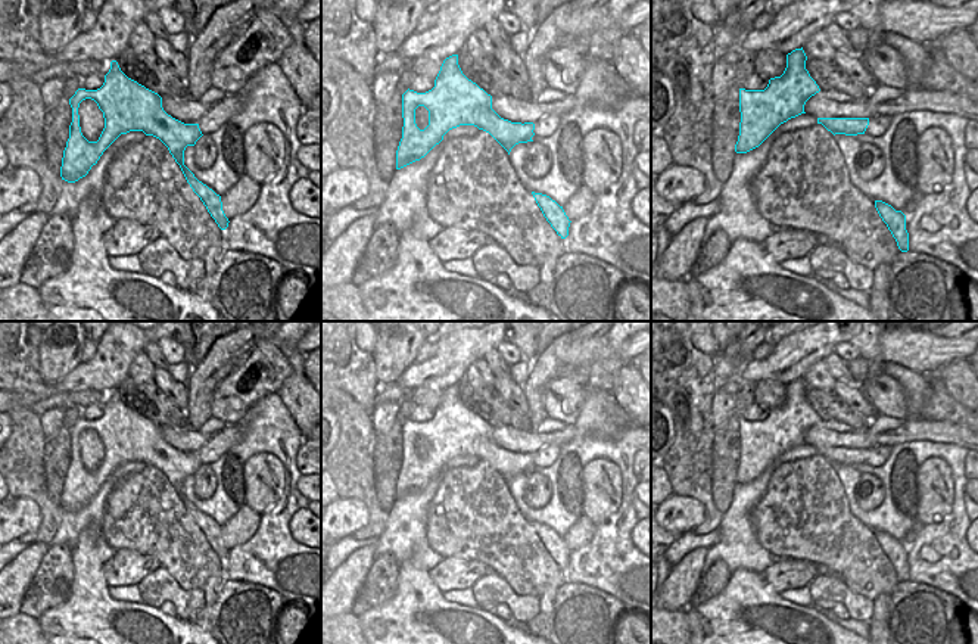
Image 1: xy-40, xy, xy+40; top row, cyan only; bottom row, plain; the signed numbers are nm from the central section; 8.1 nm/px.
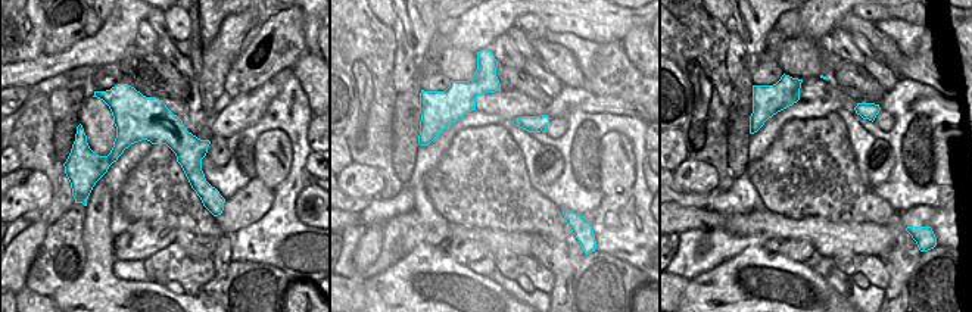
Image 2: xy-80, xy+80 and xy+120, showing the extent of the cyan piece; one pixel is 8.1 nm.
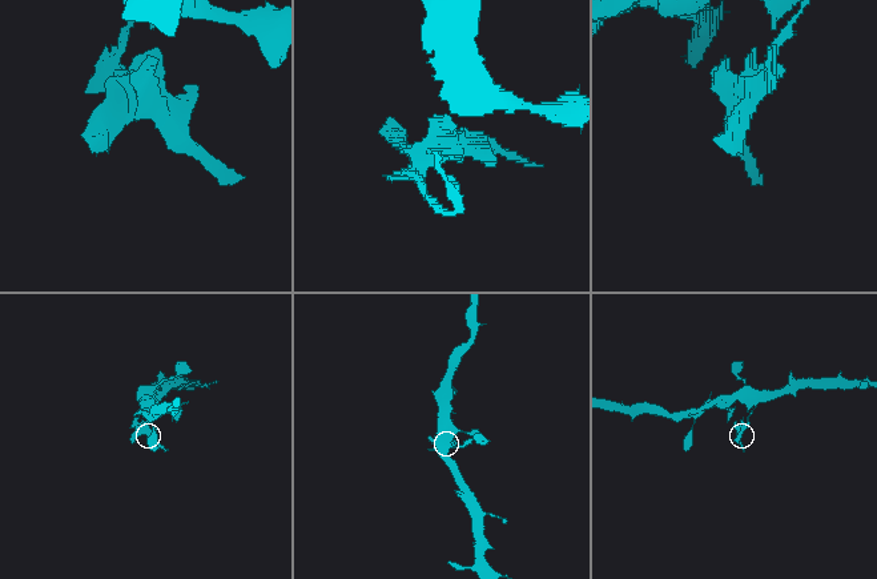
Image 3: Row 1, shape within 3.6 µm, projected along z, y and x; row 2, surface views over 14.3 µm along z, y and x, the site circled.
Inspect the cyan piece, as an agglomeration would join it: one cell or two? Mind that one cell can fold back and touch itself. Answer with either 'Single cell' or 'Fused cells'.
Single cell

